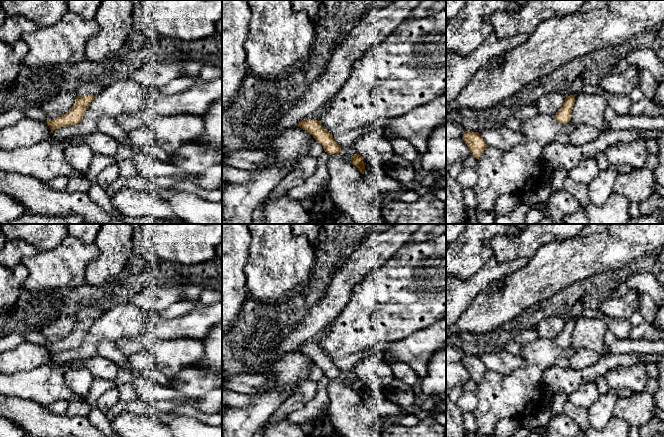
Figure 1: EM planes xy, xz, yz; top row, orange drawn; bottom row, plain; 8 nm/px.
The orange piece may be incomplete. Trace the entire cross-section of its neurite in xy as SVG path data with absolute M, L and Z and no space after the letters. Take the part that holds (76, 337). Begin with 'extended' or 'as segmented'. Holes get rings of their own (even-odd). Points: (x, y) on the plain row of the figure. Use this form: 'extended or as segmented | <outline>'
extended | M95 306L86 307L79 311L76 314L76 323L72 332L56 343L46 344L51 357L58 352L72 350L79 347L95 320L100 318L103 314L104 312Z

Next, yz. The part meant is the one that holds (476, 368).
as segmented | M465 355L463 357L463 363L469 371L472 380L476 383L479 383L479 381L488 370L478 356Z

